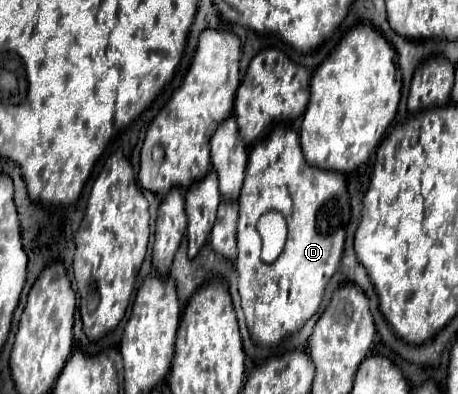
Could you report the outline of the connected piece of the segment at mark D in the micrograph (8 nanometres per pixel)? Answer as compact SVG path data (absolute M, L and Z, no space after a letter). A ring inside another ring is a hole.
M277 125L265 139L259 139L249 151L249 163L245 171L245 183L239 195L239 223L237 223L237 281L241 307L247 319L251 339L259 347L279 345L289 335L303 329L309 317L313 317L323 301L323 293L331 277L337 273L343 257L345 231L349 225L349 195L345 177L337 171L321 171L319 167L309 167L303 159L299 133L289 125ZM269 209L279 209L289 215L289 239L283 253L273 265L265 265L259 259L261 235L257 231L257 219Z

